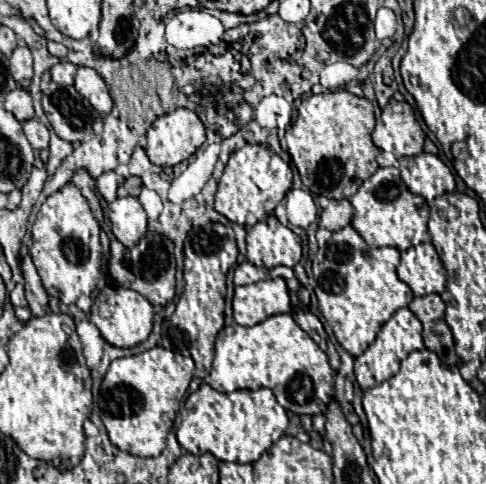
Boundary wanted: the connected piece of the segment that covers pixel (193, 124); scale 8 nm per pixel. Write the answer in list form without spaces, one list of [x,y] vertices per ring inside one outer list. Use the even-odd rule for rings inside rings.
[[[176,109],[158,117],[146,137],[146,155],[158,167],[182,163],[206,141],[204,125],[190,109]]]

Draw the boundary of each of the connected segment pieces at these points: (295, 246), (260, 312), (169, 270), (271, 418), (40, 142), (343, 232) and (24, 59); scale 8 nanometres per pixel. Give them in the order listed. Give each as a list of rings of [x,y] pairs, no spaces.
[[[274,215],[258,221],[246,235],[248,261],[256,267],[274,269],[278,265],[294,267],[300,257],[300,237],[284,227]]]
[[[282,277],[236,287],[232,307],[234,307],[234,321],[246,327],[258,325],[272,315],[292,311],[288,287]]]
[[[108,225],[102,227],[110,239],[110,261],[108,269],[110,275],[128,289],[138,291],[144,295],[154,307],[166,307],[174,299],[174,289],[176,289],[176,259],[174,259],[174,243],[156,231],[146,233],[134,247],[124,247],[114,233],[110,231]]]
[[[202,383],[196,393],[184,403],[186,415],[176,429],[178,443],[184,451],[192,455],[212,453],[220,461],[234,463],[254,463],[276,443],[288,427],[288,415],[278,405],[274,393],[270,389],[250,391],[240,389],[234,393],[234,401],[230,395],[212,389],[208,383]]]
[[[36,119],[24,121],[24,133],[26,133],[32,149],[46,149],[48,147],[50,133],[48,133],[48,129],[40,121],[36,121]]]
[[[348,225],[336,233],[324,235],[318,241],[320,249],[312,261],[316,279],[316,297],[320,313],[326,317],[338,343],[352,355],[362,355],[376,339],[382,323],[386,323],[400,307],[406,307],[414,295],[412,289],[396,275],[400,253],[392,247],[372,249]]]
[[[18,45],[10,57],[10,73],[16,81],[32,77],[32,53],[26,45]]]

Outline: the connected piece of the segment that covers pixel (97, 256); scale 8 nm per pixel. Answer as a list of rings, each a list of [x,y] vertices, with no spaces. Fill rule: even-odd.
[[[64,185],[64,189],[52,193],[42,203],[32,227],[32,237],[34,245],[30,255],[38,275],[42,277],[42,285],[46,289],[56,289],[64,305],[72,305],[78,297],[90,295],[96,289],[96,283],[102,275],[100,225],[76,185]]]

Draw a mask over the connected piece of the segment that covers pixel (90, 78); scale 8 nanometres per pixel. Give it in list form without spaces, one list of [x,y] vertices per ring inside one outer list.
[[[78,67],[74,87],[82,97],[86,97],[92,103],[92,107],[96,111],[108,113],[112,109],[112,99],[108,95],[108,87],[98,71],[94,71],[90,67]]]

